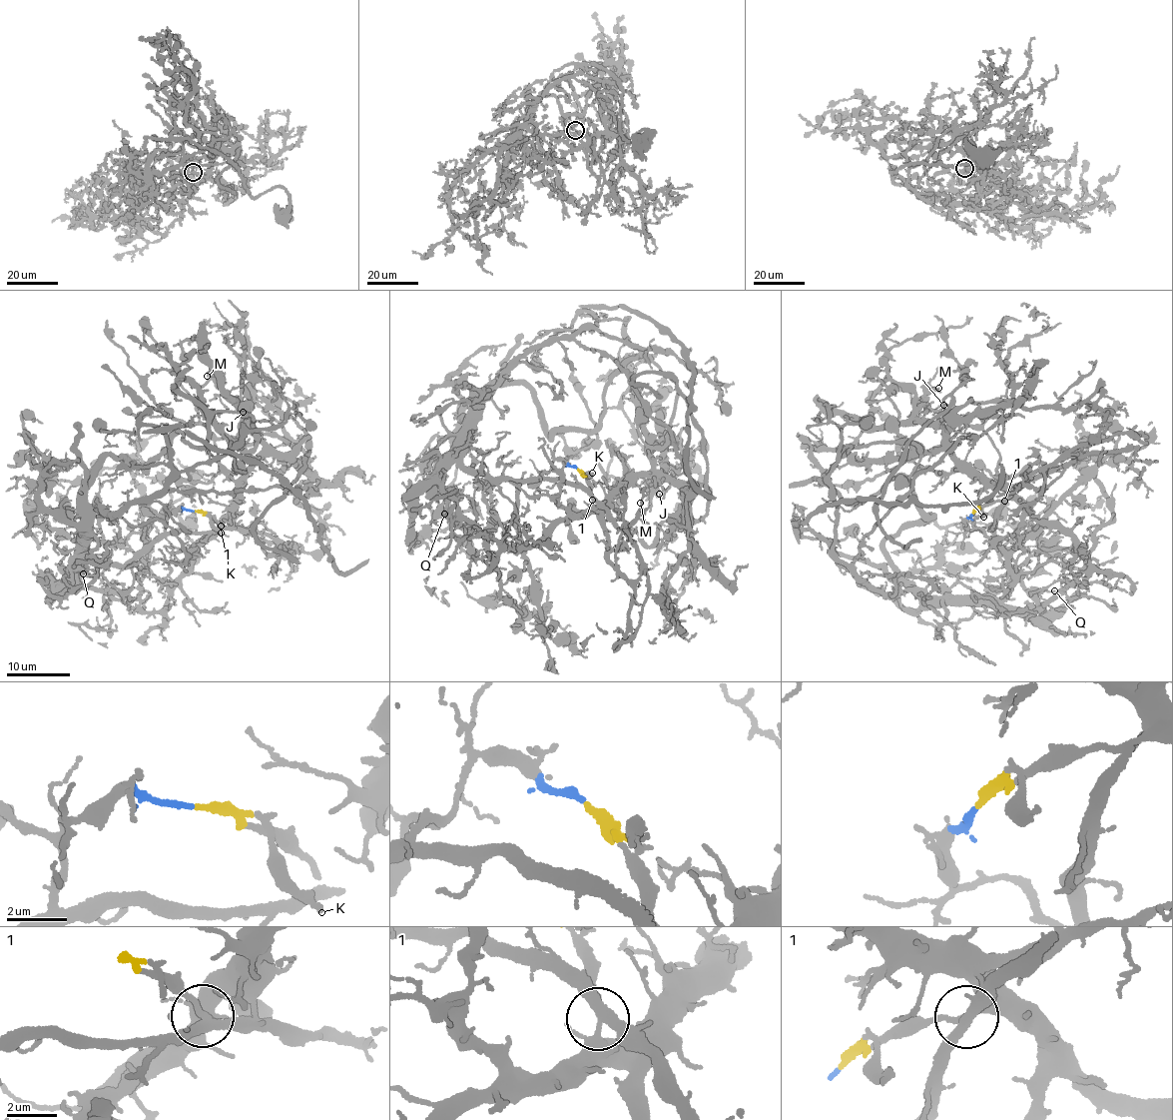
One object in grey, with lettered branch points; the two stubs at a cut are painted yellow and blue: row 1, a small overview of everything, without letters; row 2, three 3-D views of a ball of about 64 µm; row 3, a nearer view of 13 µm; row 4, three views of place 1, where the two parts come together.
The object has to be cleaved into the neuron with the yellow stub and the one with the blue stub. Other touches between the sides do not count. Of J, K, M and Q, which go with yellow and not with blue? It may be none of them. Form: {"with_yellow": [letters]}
{"with_yellow": ["J", "K", "M"]}

